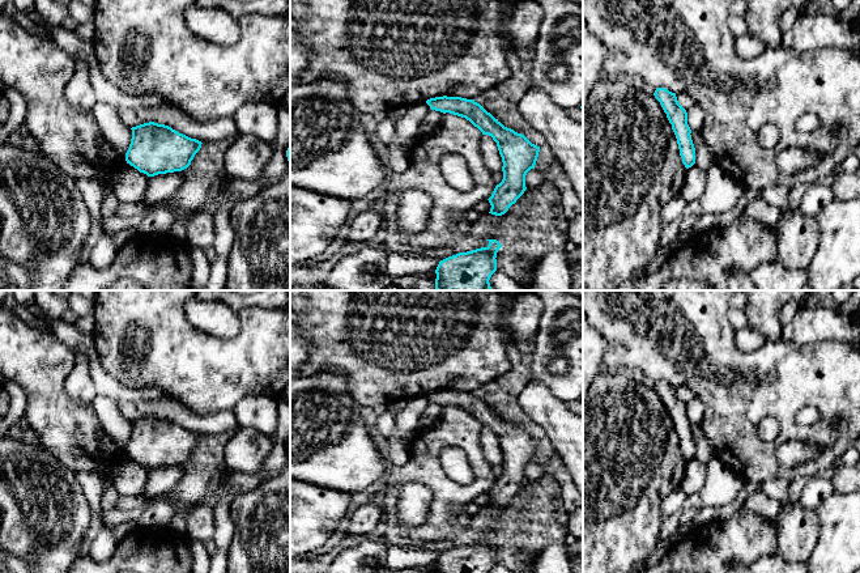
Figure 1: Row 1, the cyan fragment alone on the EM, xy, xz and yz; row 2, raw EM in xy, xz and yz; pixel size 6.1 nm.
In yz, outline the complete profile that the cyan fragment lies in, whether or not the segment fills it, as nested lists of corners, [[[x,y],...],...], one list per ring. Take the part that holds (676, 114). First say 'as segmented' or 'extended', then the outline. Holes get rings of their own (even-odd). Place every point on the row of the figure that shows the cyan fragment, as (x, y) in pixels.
as segmented | [[[657,88],[653,93],[655,98],[660,102],[672,130],[676,135],[680,156],[686,169],[695,164],[695,148],[691,140],[691,130],[687,124],[687,113],[678,103],[676,93],[665,88]]]

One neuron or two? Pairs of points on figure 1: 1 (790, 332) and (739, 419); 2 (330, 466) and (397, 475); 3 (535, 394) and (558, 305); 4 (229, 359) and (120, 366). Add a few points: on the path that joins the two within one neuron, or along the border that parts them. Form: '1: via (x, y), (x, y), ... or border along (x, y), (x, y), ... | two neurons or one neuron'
1: border along (782, 338), (797, 344), (816, 343) | two neurons
2: border along (390, 466), (386, 470) | two neurons
3: border along (529, 380), (537, 380), (562, 399) | two neurons
4: via (201, 360), (148, 360) | one neuron

